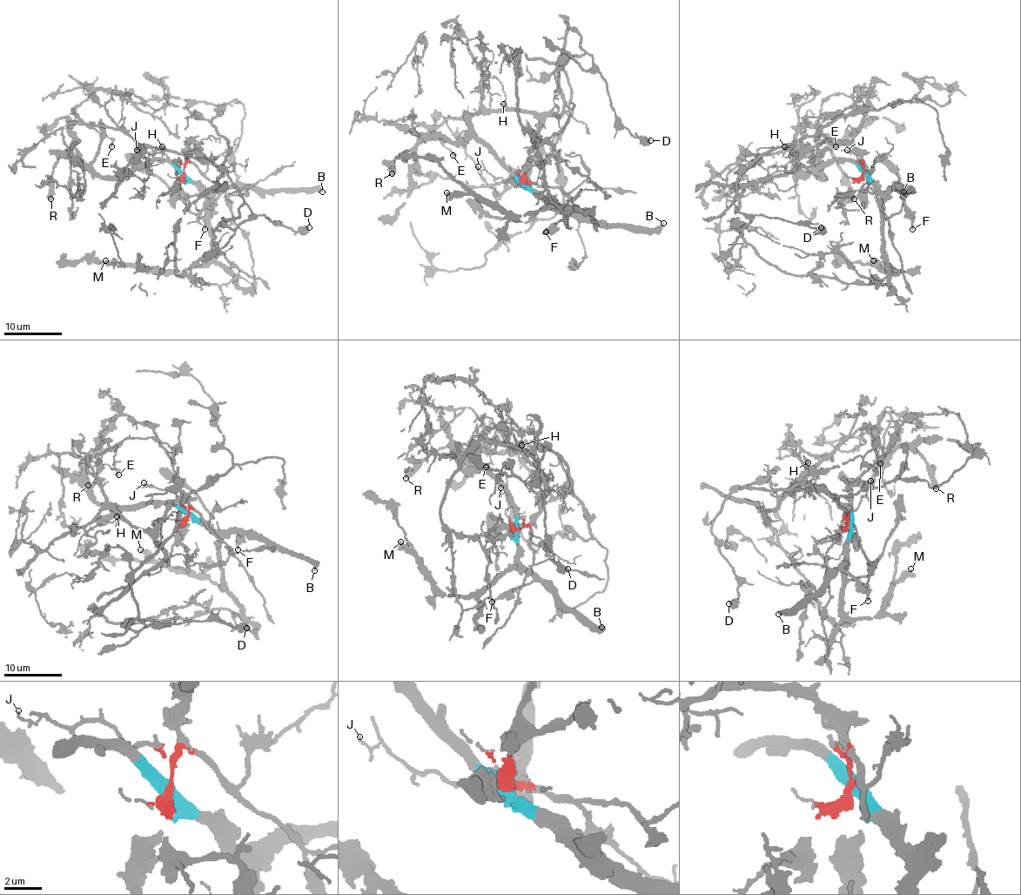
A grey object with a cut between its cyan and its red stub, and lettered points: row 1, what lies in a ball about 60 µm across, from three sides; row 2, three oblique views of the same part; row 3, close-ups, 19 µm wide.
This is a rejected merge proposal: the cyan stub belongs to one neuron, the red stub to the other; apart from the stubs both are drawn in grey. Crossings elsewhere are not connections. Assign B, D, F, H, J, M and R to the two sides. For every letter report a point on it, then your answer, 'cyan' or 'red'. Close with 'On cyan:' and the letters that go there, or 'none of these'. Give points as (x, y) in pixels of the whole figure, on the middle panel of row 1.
B: at (663, 223); cyan
D: at (650, 140); red
F: at (546, 232); cyan
H: at (503, 104); red
J: at (478, 166); red
M: at (446, 192); cyan
R: at (392, 173); cyan
On cyan: B, F, M, R

